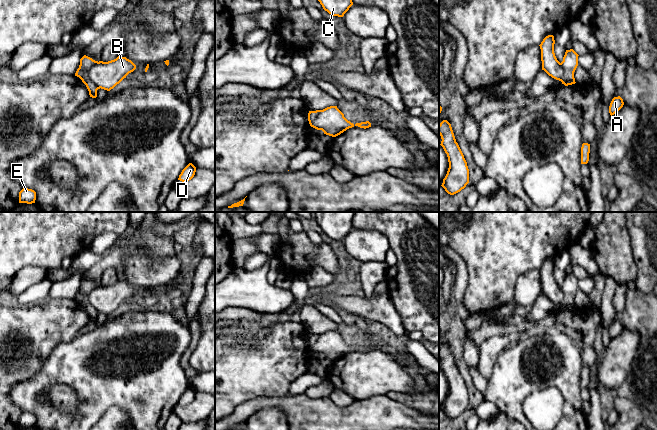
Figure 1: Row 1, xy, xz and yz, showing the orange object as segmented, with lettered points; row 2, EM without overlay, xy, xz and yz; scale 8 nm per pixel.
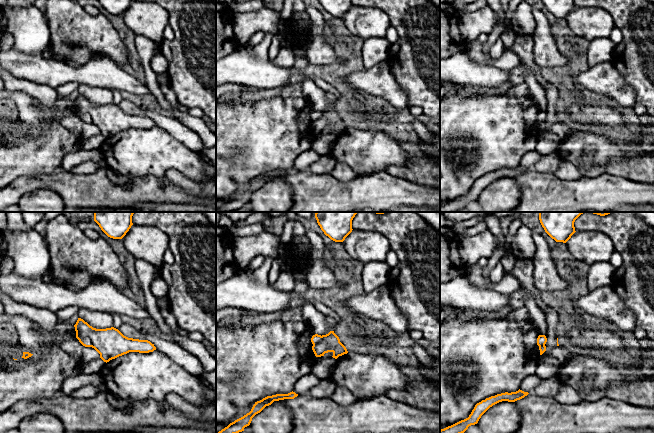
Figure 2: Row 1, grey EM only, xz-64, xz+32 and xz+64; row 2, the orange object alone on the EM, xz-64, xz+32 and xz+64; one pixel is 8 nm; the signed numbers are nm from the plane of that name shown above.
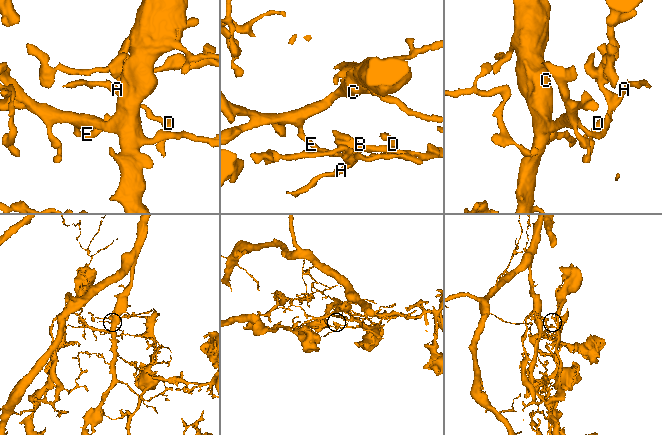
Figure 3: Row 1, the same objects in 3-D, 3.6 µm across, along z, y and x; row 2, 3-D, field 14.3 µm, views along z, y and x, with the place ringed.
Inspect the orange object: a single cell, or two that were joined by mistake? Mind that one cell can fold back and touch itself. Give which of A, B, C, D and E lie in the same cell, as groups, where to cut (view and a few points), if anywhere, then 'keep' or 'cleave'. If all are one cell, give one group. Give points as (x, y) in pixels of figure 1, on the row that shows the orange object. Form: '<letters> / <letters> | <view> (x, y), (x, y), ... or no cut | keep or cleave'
A C D E / B | xy (84, 83), (90, 82), (97, 89) | cleave

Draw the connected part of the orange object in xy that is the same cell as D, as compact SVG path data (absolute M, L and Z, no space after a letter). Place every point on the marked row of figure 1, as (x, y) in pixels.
M189 163L181 172L181 174L179 175L178 180L182 181L182 182L187 182L189 180L191 180L196 172L196 167L192 164Z

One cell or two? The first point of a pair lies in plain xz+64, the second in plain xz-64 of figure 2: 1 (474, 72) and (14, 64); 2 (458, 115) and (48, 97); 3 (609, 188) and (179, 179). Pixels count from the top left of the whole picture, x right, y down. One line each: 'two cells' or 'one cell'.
1: one cell
2: two cells
3: two cells

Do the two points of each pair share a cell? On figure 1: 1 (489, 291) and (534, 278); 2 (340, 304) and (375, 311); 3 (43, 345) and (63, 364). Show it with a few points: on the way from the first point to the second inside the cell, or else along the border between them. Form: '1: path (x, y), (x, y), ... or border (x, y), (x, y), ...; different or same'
1: border (534, 269), (522, 273), (517, 278), (512, 301); different
2: path (349, 304), (366, 307); same
3: border (71, 340), (57, 344), (37, 371); different

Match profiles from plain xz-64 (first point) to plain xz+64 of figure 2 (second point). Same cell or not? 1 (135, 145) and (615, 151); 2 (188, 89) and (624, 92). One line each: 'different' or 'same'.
1: same
2: different

